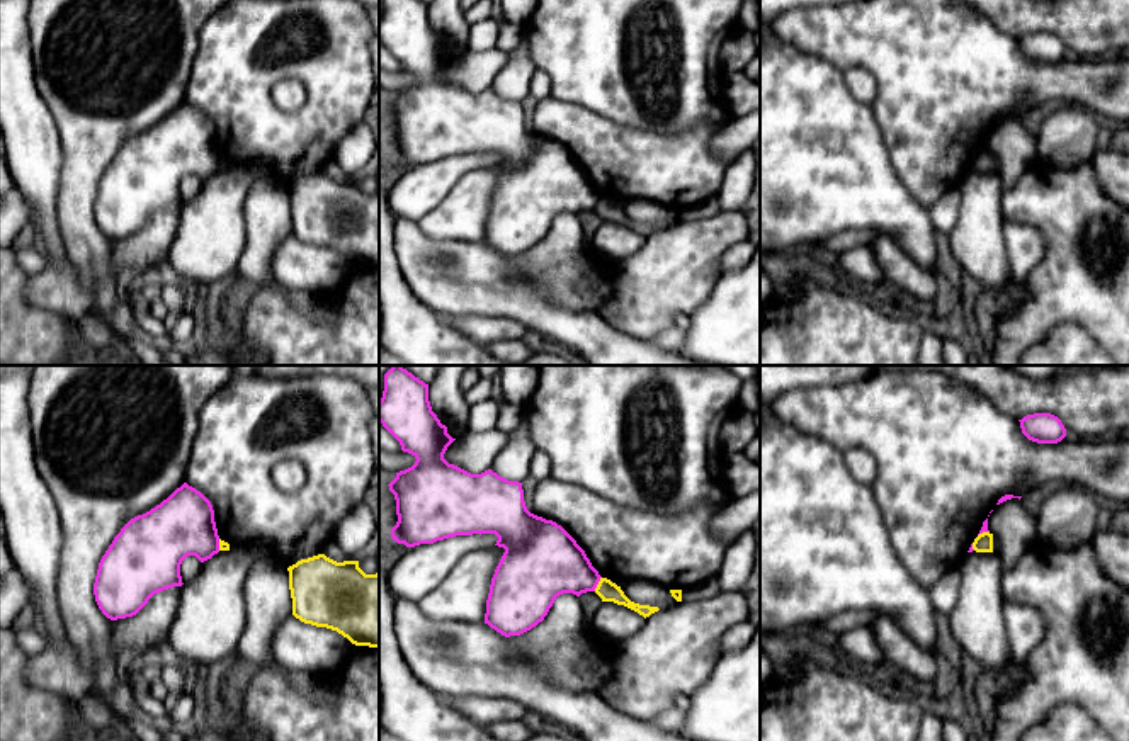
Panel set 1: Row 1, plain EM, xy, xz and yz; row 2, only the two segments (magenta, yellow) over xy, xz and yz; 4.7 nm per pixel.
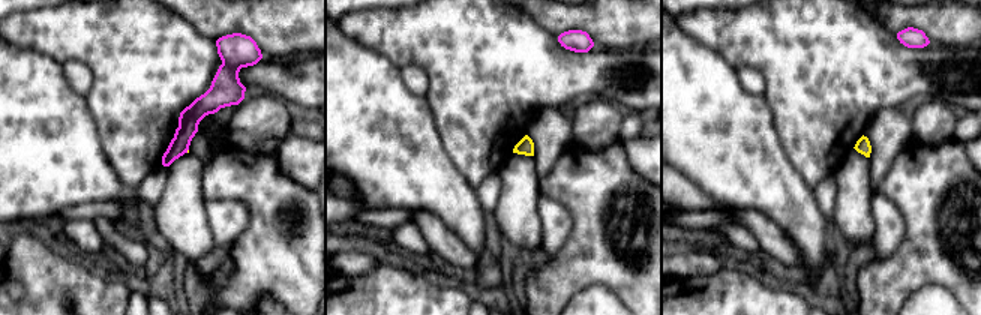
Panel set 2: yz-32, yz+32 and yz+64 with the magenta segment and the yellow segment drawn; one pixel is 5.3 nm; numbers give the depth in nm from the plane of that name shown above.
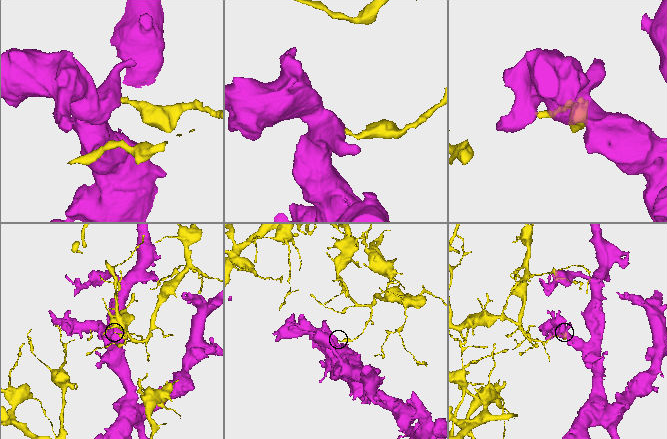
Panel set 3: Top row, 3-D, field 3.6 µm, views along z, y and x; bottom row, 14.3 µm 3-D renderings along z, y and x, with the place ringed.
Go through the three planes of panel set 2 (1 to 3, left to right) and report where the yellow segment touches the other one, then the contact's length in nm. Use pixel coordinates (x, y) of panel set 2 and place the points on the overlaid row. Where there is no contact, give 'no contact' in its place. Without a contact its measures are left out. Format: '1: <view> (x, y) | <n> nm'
1: yz-32 (188, 149) | 30 nm
2: no contact
3: no contact

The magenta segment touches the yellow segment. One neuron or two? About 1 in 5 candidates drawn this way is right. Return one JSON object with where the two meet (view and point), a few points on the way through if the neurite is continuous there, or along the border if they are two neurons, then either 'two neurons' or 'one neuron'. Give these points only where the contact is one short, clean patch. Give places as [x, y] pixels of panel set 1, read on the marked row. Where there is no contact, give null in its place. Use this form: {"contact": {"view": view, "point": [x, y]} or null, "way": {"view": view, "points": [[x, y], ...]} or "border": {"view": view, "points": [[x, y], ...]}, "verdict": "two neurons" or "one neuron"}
{"contact": {"view": "xz", "point": [597, 583]}, "border": {"view": "xz", "points": [[601, 576], [594, 590]]}, "verdict": "two neurons"}

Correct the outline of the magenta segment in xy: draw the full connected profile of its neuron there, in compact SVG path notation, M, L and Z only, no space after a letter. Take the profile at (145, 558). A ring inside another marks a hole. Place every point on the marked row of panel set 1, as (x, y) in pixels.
M184 483L150 512L131 518L102 556L94 595L102 614L111 619L136 615L148 600L163 590L182 586L180 564L187 556L201 563L219 552L219 535L211 501Z

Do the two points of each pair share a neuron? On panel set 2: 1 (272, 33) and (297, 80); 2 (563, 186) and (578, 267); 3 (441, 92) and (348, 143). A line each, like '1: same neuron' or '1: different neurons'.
1: different neurons
2: same neuron
3: different neurons

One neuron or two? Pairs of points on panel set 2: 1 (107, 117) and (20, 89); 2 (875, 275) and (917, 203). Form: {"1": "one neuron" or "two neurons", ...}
{"1": "two neurons", "2": "one neuron"}

